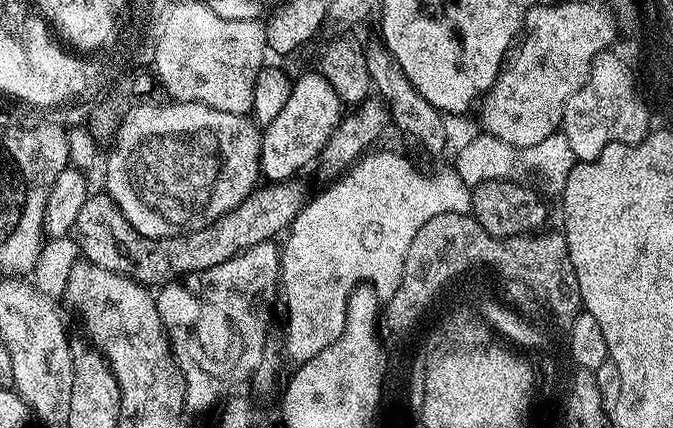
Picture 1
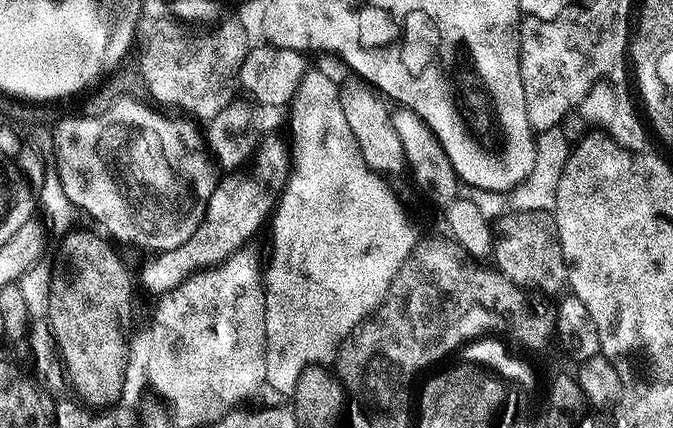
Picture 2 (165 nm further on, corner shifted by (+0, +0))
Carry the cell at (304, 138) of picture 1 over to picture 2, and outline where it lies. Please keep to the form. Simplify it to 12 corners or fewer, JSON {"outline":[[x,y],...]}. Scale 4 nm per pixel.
{"outline":[[265,135],[219,181],[182,246],[153,255],[153,297],[230,258],[271,217],[290,152]]}

